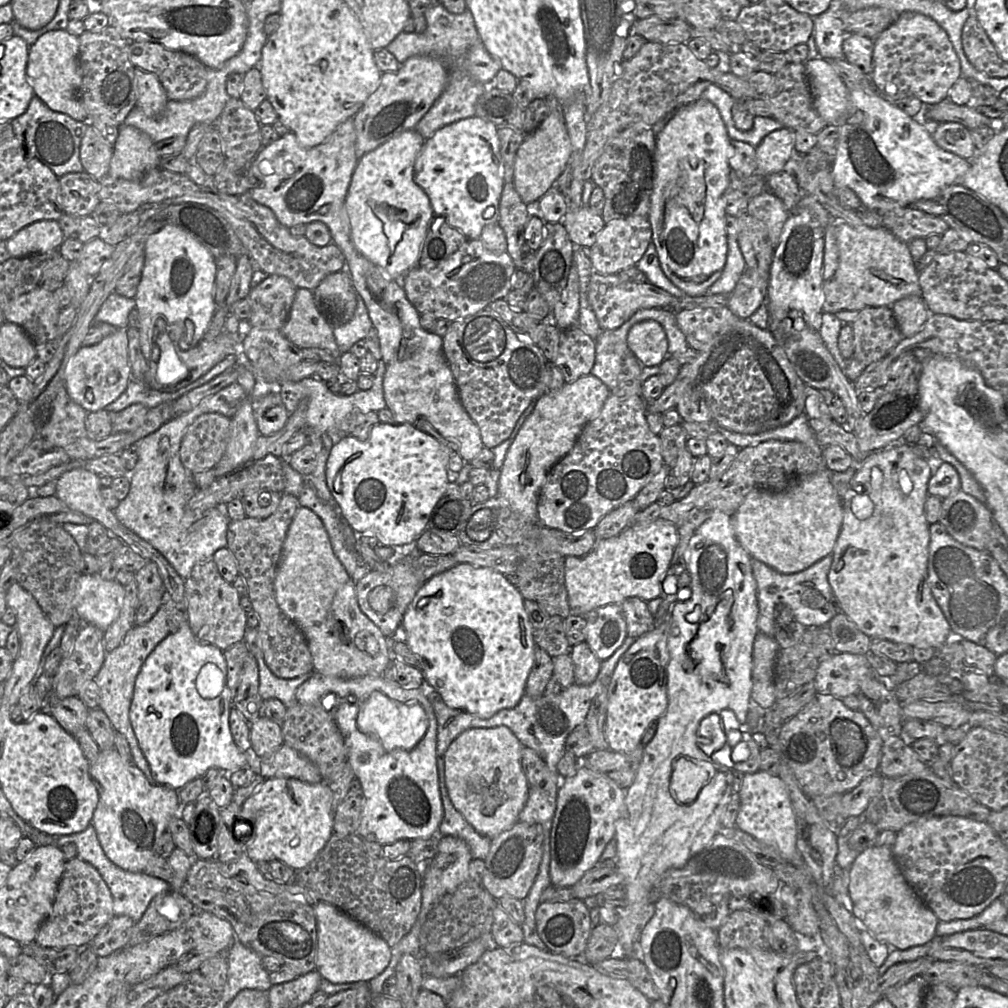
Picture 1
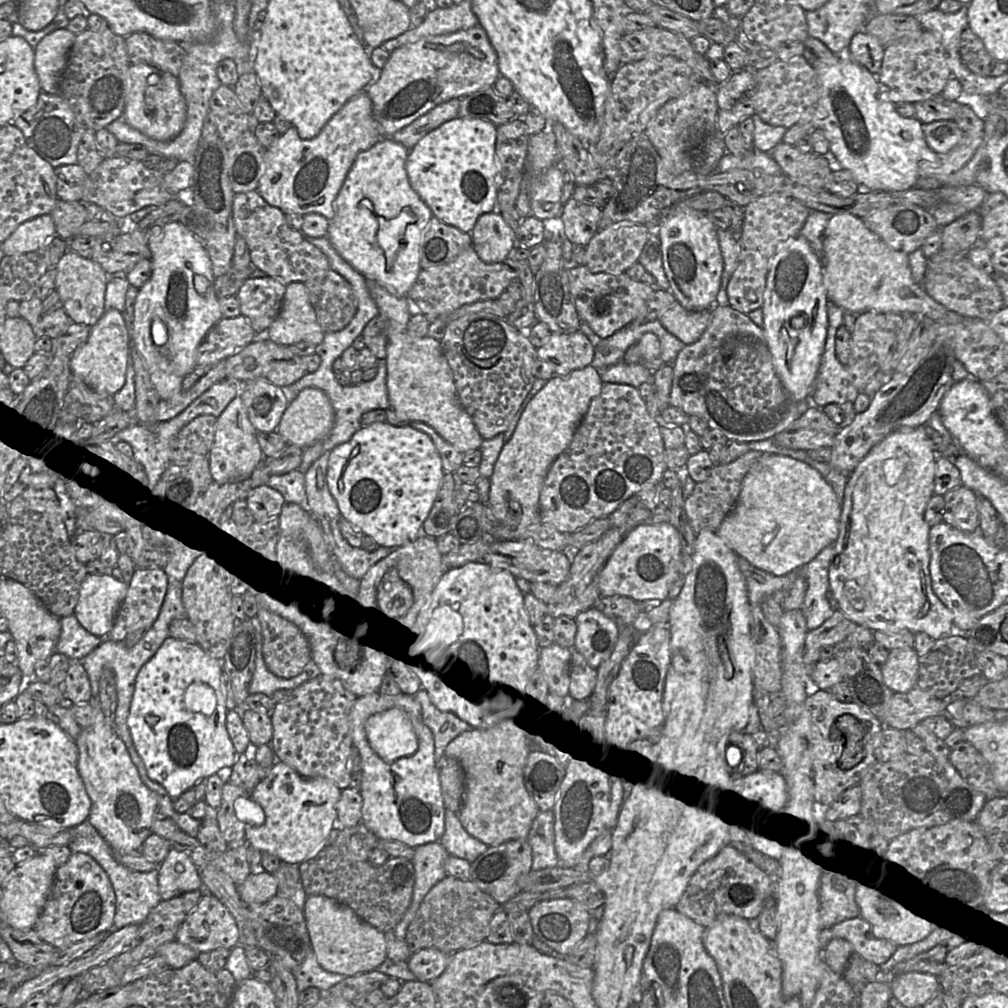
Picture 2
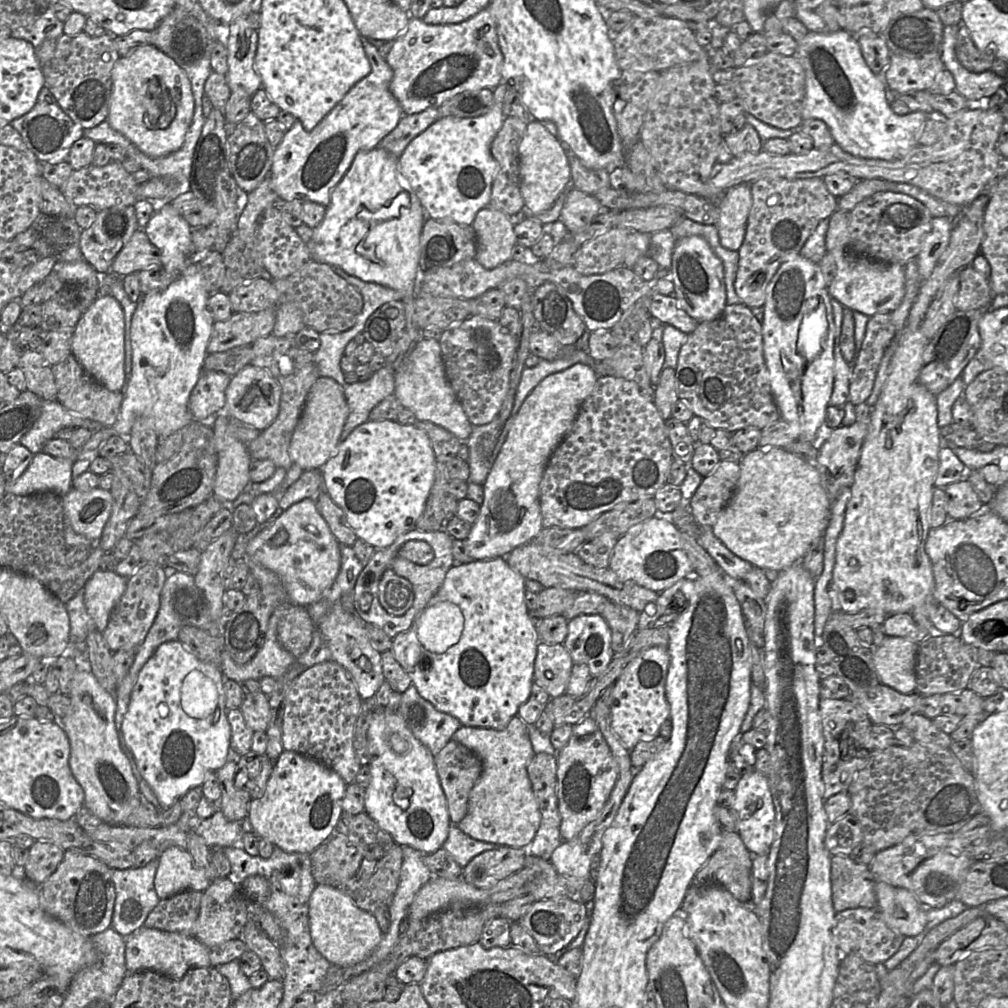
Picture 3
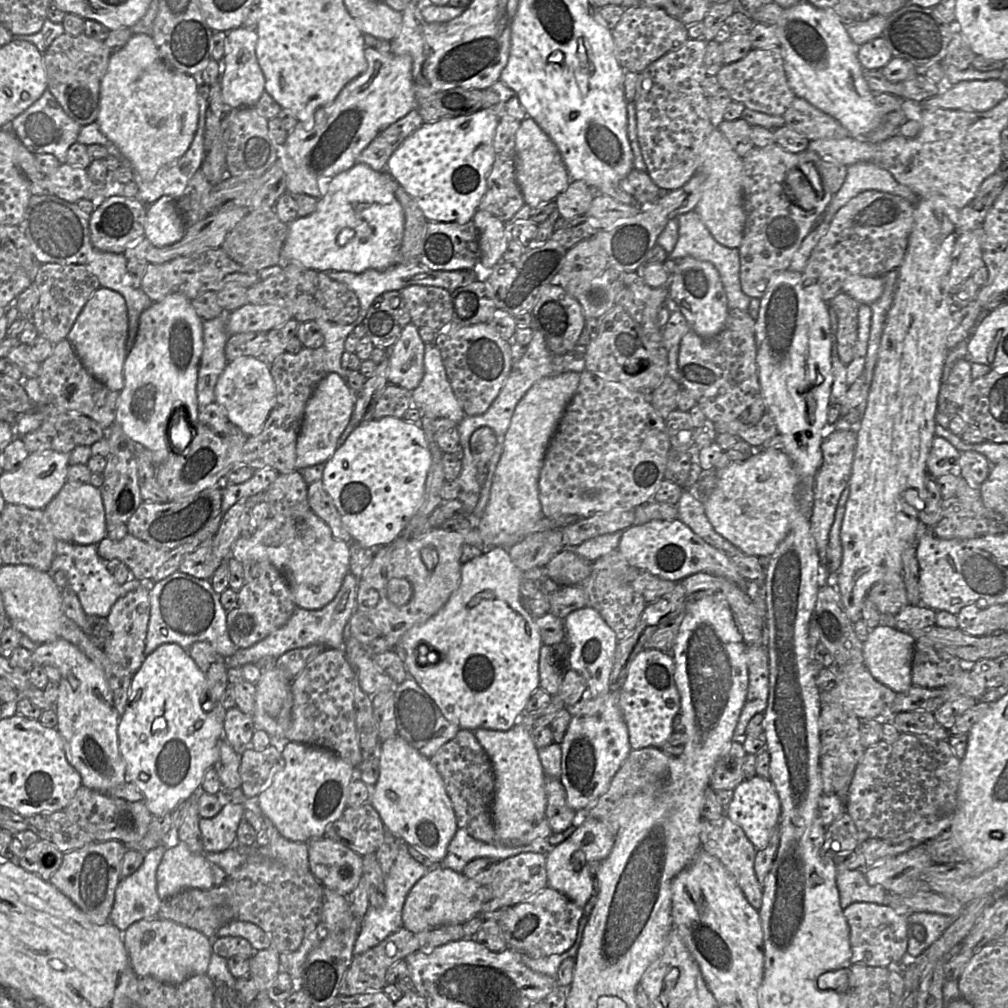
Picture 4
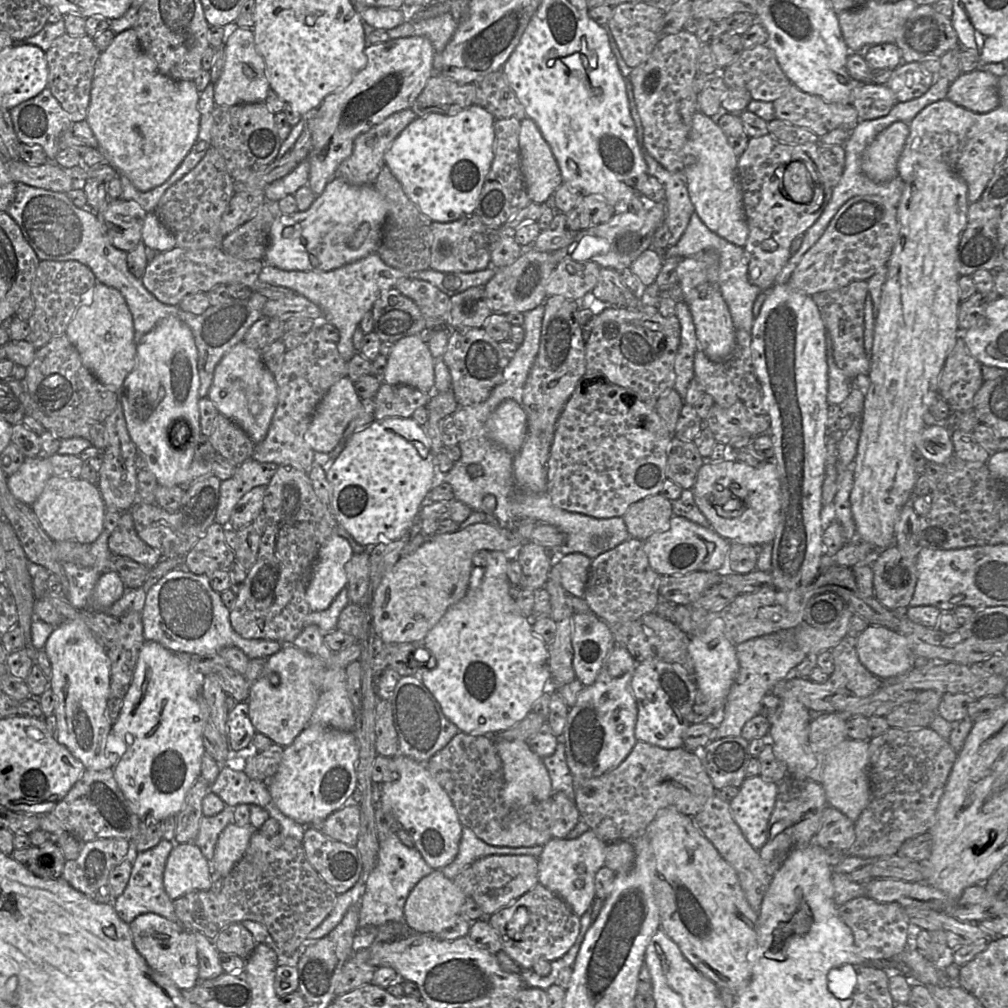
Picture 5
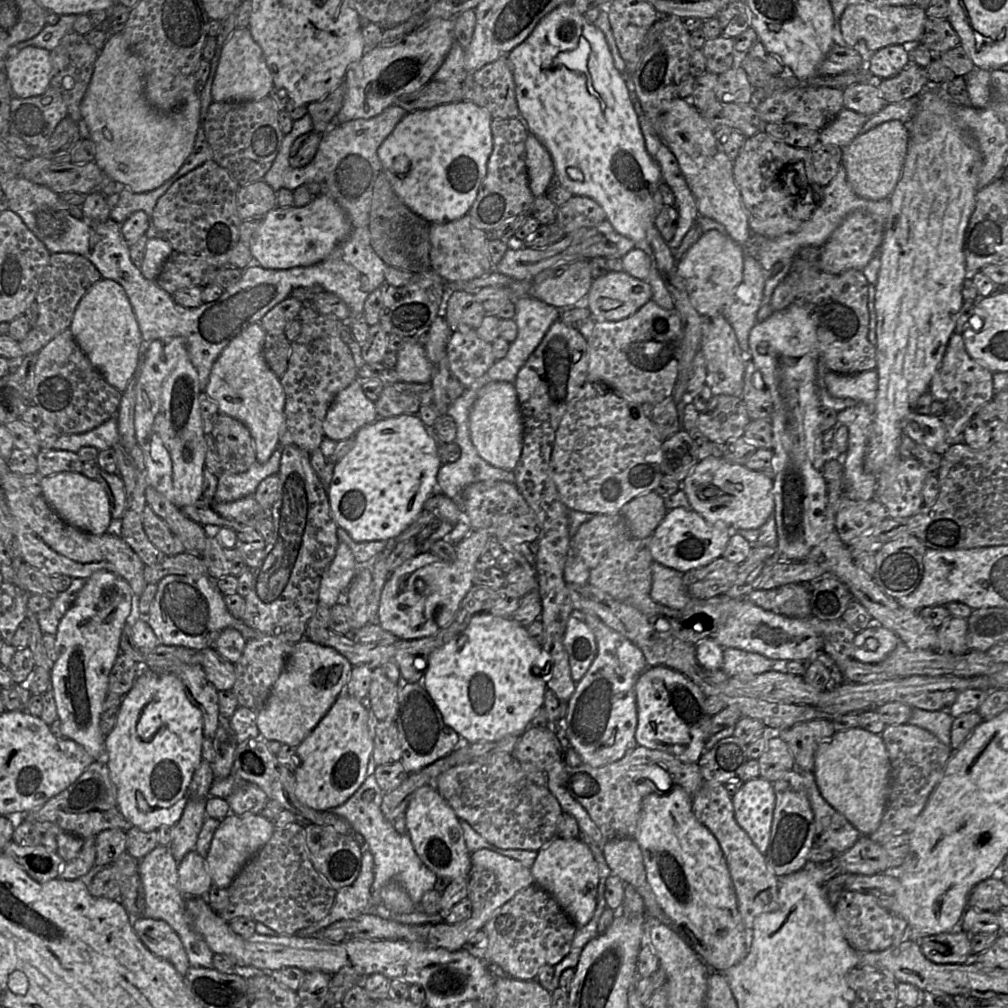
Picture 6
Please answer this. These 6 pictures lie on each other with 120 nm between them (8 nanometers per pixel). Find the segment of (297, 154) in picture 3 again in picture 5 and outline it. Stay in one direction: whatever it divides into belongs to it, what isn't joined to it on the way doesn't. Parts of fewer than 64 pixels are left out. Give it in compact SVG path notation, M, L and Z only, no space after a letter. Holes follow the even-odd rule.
M425 37L390 39L365 47L364 54L367 65L363 70L342 90L326 96L315 111L302 115L312 133L307 156L310 167L307 186L316 197L335 177L338 166L351 155L356 138L390 115L409 109L434 74L435 53L432 43Z

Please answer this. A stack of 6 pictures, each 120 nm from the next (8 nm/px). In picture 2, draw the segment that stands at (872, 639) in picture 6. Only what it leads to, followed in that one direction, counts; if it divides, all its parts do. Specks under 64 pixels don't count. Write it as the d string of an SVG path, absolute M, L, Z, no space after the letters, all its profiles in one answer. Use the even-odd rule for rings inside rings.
M914 648L892 649L880 669L888 688L894 693L906 693L917 684L918 655Z

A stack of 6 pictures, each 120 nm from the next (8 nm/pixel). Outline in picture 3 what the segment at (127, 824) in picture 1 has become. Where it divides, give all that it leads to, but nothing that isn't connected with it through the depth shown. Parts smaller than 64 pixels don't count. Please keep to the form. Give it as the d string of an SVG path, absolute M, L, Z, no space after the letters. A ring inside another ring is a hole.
M78 669L73 677L69 692L70 707L60 724L70 742L69 766L73 776L84 790L84 805L104 823L121 825L140 803L141 792L132 773L131 765L120 748L115 726L116 700L97 681L92 672Z

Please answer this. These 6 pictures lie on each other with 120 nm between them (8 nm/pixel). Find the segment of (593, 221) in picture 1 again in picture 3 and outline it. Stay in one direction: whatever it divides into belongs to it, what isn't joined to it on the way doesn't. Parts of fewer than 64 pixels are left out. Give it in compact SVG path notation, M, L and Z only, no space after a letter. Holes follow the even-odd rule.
M572 187L562 207L560 220L569 233L578 233L590 225L601 209L594 195Z

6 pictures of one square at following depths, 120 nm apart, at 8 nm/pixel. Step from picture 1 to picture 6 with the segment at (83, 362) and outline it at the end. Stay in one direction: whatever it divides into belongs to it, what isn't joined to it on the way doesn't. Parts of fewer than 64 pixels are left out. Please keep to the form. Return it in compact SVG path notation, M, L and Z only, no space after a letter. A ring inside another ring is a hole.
M101 278L79 301L69 328L91 364L109 385L122 393L135 373L142 343L136 316L122 286Z

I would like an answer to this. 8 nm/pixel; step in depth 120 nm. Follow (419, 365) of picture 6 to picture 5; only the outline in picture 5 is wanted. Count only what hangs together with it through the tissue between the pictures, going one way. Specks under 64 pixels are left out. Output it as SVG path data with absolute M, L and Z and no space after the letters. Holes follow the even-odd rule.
M419 335L406 336L394 343L382 382L409 385L431 393L435 383L434 367L435 358Z

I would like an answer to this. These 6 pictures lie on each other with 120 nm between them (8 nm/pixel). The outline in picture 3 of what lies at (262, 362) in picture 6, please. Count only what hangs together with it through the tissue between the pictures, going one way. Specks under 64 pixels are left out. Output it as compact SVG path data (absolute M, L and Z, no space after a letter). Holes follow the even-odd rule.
M248 364L237 374L231 376L231 381L225 391L226 404L224 412L230 418L235 418L263 431L278 416L281 392L282 390L278 380L266 369Z

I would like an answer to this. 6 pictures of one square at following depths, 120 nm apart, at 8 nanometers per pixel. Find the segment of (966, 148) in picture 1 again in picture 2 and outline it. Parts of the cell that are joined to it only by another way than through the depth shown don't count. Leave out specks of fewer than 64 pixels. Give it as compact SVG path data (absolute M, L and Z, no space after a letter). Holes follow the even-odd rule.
M954 120L922 123L922 129L928 147L938 154L952 150L963 137L963 131Z

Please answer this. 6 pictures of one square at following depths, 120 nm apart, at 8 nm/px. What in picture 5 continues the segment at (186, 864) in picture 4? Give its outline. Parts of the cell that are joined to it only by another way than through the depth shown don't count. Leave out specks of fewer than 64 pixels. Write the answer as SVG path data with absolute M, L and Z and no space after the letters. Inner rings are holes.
M193 842L176 844L165 871L164 887L172 900L198 890L211 889L211 862Z

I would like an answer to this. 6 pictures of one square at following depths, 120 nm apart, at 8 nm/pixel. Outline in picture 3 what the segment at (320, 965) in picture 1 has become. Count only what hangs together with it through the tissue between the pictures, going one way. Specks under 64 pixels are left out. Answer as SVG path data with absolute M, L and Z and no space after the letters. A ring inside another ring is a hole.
M316 884L309 901L313 945L332 965L346 968L365 960L378 946L382 932L373 914L361 910L352 899L328 885Z

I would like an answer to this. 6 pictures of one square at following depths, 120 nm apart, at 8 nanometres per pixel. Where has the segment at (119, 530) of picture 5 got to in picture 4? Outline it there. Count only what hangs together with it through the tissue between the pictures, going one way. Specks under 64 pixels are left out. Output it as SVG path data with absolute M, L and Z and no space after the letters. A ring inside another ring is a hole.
M129 533L120 541L112 541L106 536L97 544L101 558L121 560L131 571L131 577L143 584L152 583L152 578L167 560L170 550L155 547Z

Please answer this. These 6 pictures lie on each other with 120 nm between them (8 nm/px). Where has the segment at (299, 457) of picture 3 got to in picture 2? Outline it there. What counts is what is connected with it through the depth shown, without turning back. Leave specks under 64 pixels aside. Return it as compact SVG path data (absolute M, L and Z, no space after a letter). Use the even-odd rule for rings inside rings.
M308 387L288 404L278 432L288 444L306 448L325 438L332 430L335 412L328 395Z

